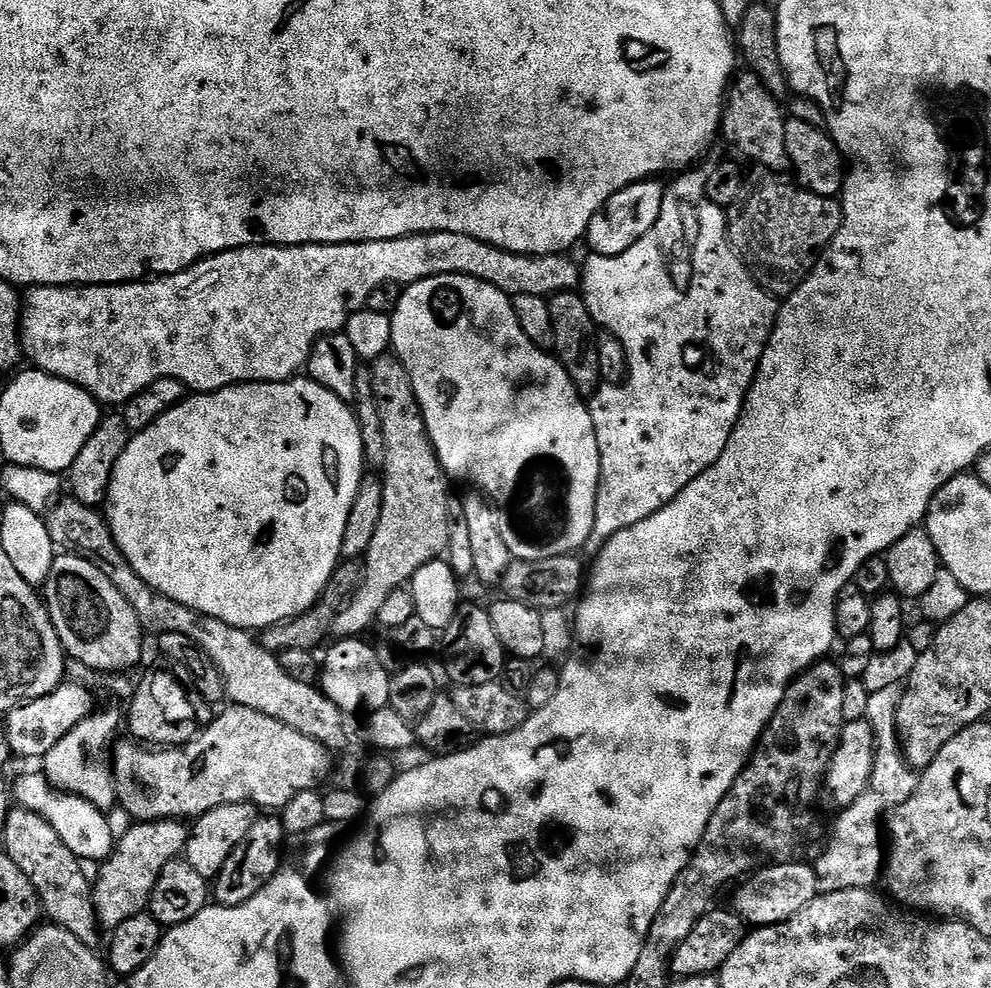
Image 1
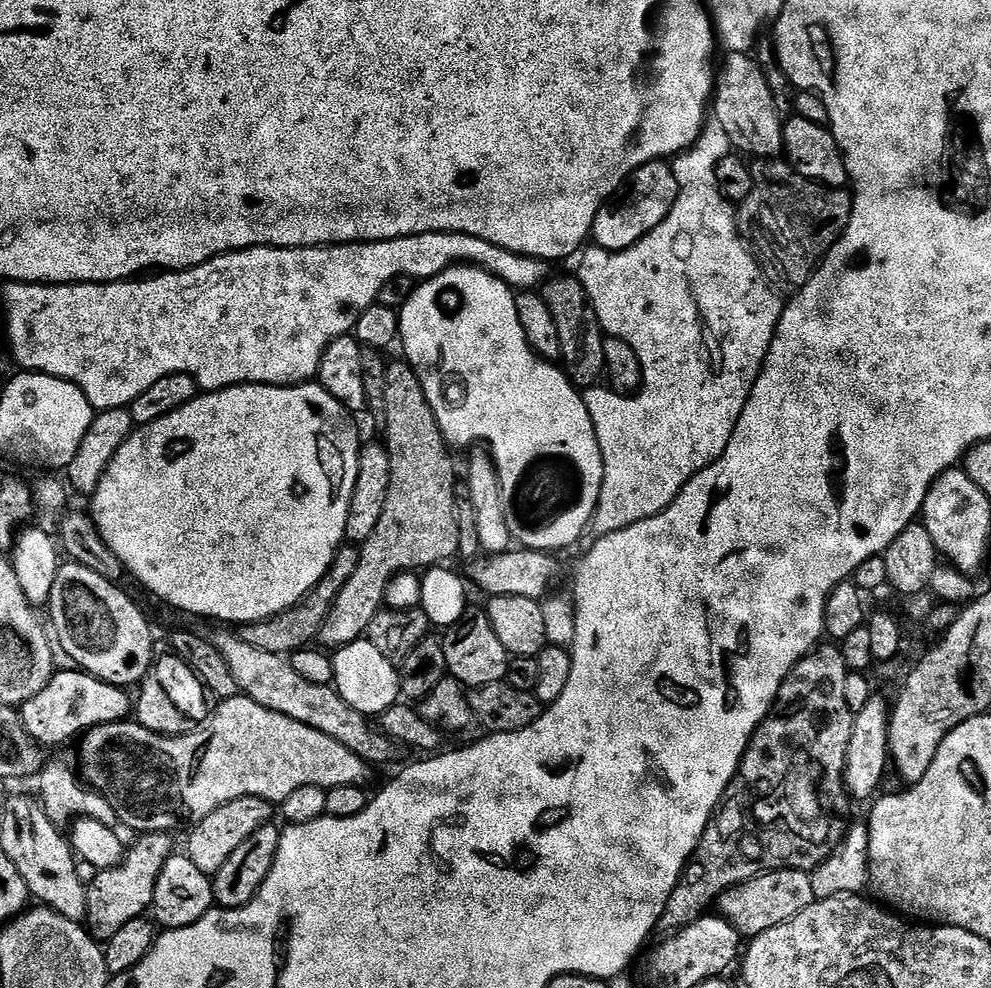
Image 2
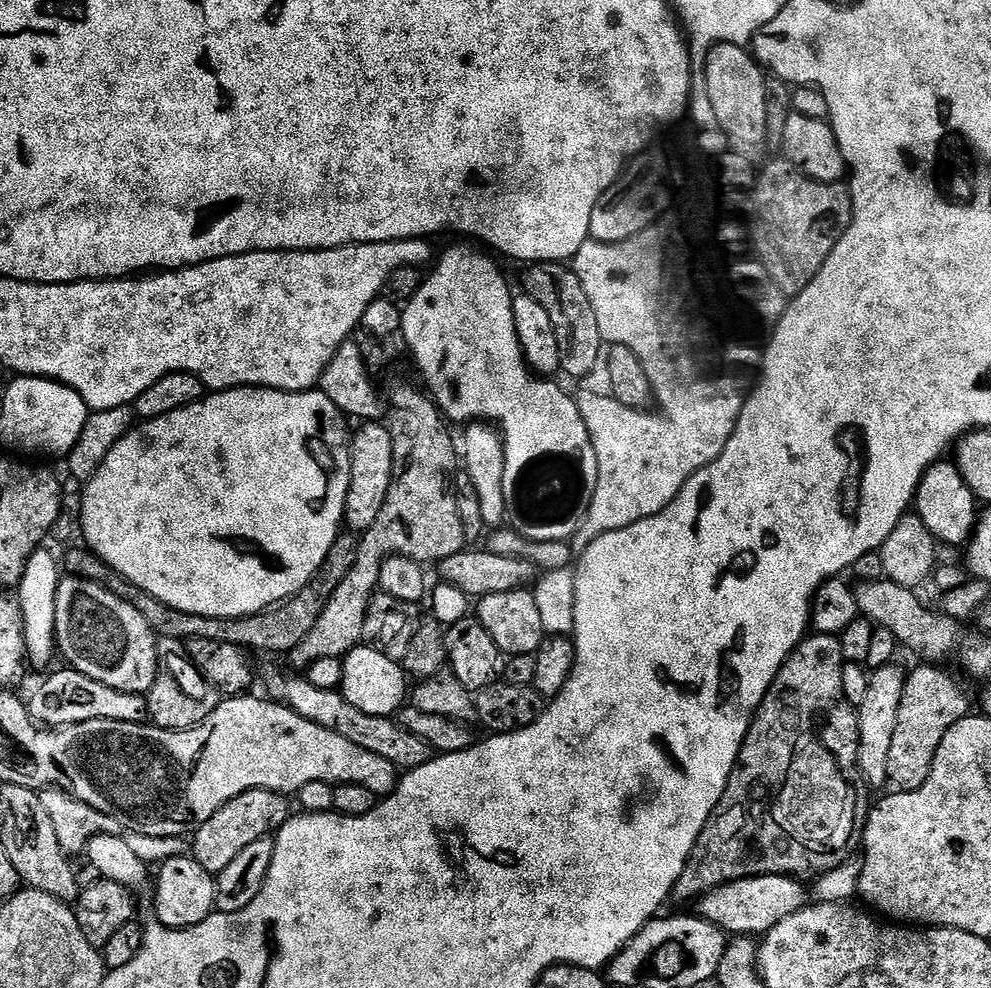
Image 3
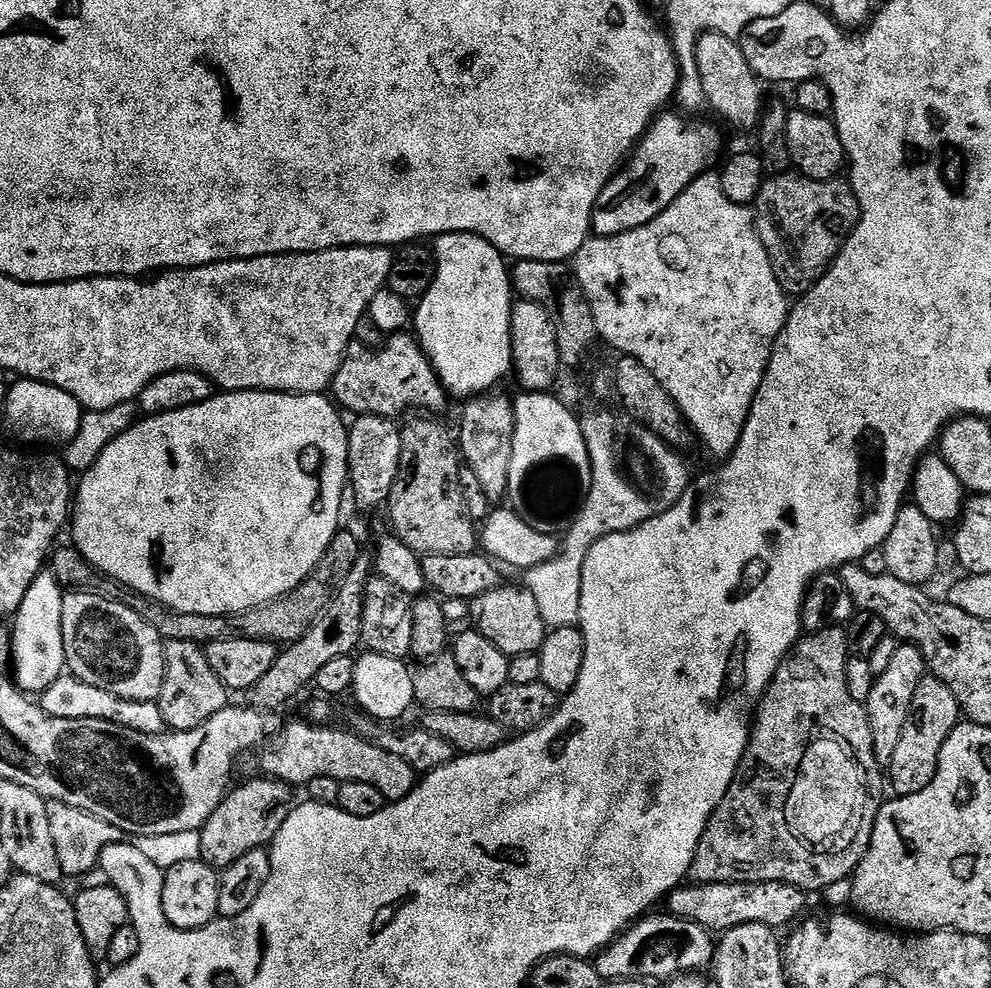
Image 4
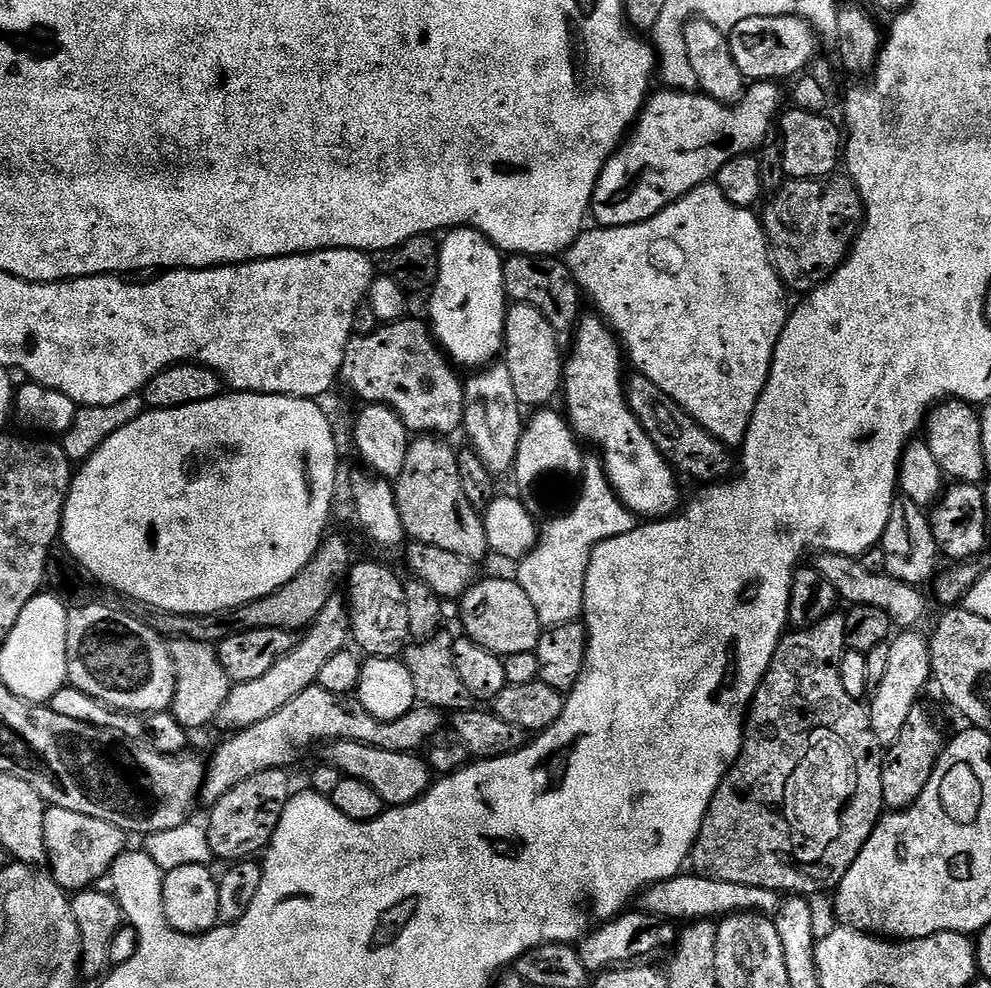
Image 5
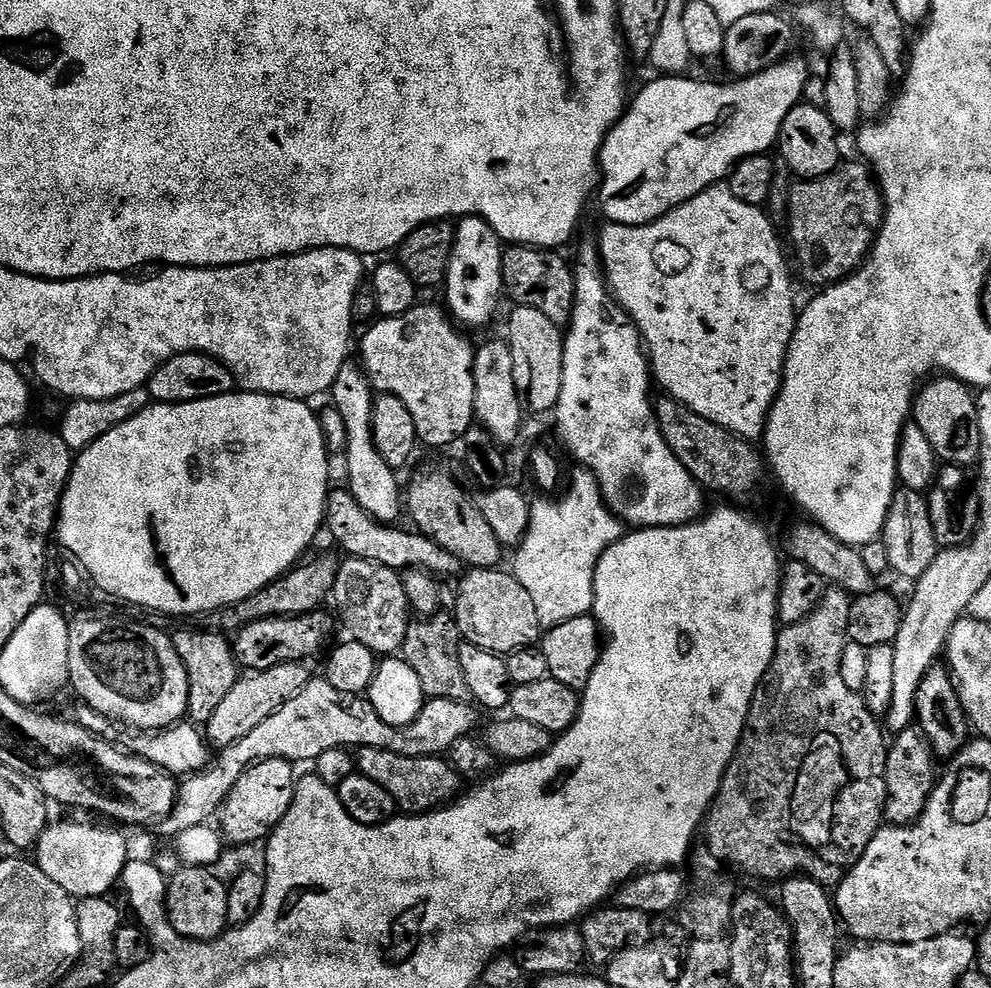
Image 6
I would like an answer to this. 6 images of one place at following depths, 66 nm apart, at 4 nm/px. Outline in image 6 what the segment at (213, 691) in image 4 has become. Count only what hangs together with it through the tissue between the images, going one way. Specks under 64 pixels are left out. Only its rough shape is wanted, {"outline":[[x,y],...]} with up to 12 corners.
{"outline":[[171,633],[186,666],[187,719],[207,725],[242,672],[232,640]]}

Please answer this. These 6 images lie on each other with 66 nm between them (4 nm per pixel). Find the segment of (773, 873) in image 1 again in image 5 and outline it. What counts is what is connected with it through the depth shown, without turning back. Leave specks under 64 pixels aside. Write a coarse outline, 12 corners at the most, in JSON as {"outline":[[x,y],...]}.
{"outline":[[681,874],[651,884],[639,907],[673,922],[776,914],[781,893]]}

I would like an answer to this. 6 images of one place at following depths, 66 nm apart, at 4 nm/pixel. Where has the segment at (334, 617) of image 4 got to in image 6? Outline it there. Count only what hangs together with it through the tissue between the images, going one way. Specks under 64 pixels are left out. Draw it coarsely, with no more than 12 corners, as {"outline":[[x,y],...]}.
{"outline":[[304,662],[241,675],[210,714],[222,749],[286,706],[314,672]]}

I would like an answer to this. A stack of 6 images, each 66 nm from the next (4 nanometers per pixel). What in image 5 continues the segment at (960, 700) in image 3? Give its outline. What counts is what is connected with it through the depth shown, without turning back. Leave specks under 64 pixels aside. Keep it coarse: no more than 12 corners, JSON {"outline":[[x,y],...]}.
{"outline":[[923,703],[906,717],[882,770],[885,809],[909,808],[944,752]]}

